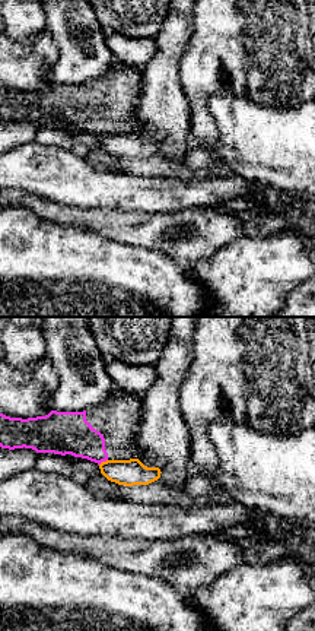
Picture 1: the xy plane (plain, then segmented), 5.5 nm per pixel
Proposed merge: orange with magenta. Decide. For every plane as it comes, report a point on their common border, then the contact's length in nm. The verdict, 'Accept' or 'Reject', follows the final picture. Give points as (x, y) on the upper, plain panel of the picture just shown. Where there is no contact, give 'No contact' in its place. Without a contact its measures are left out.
Touches orange at (102, 135). Shared border 60 nm

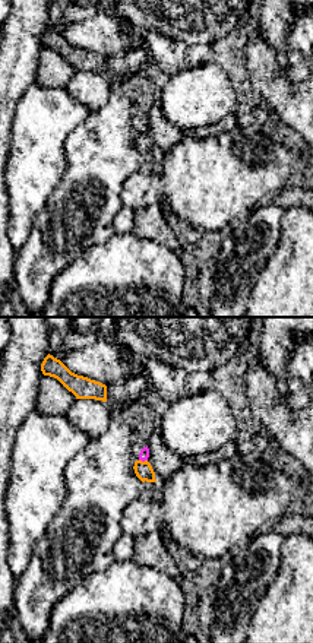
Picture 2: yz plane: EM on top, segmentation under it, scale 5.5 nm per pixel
Touches orange at (145, 133). Shared border 50 nm

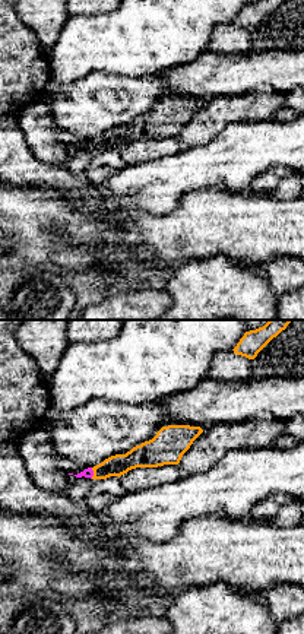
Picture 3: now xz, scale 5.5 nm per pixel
Touches orange at (94, 146). Shared border 60 nm

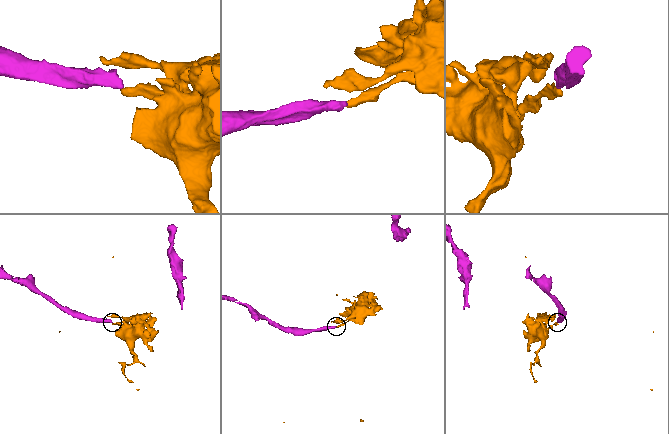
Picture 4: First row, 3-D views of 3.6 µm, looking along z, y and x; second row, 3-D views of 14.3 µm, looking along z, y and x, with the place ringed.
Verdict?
Reject

